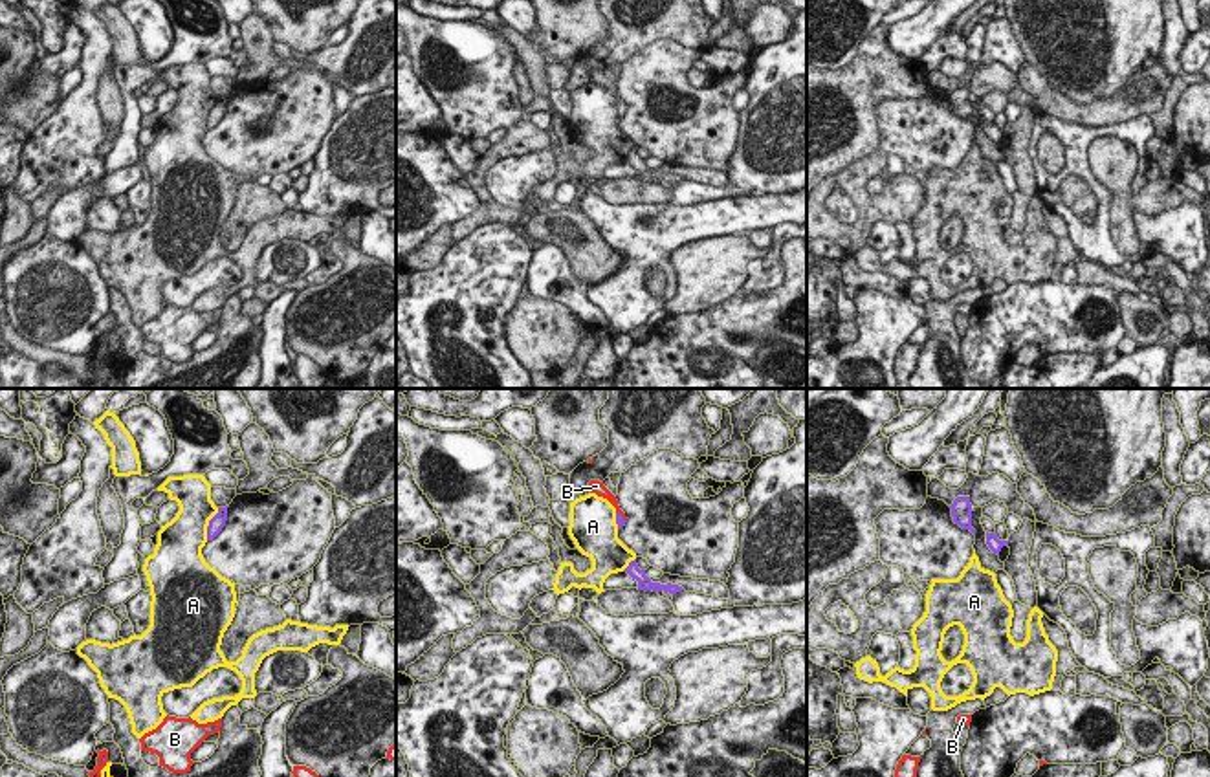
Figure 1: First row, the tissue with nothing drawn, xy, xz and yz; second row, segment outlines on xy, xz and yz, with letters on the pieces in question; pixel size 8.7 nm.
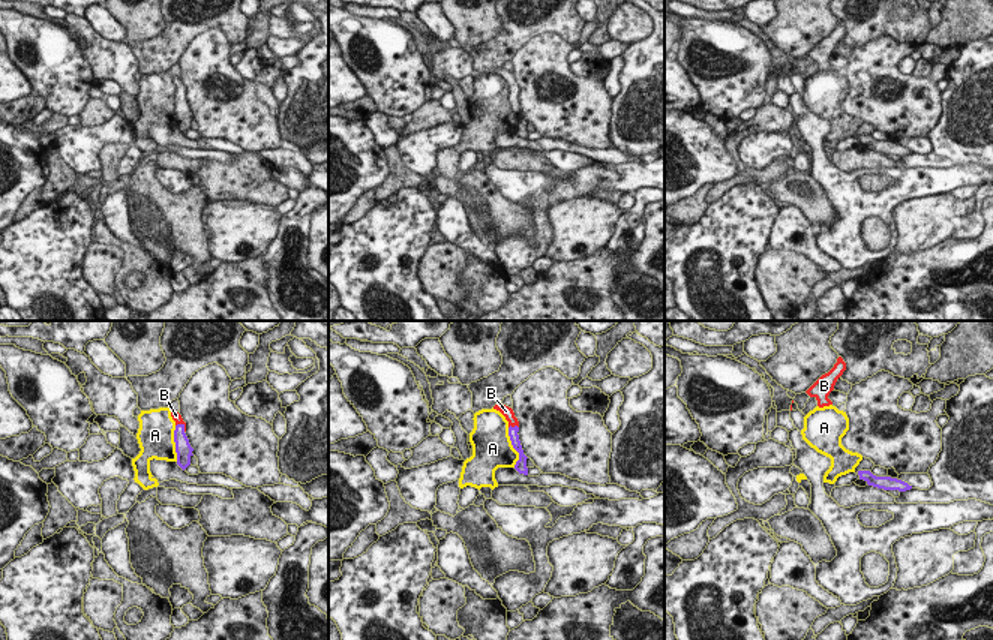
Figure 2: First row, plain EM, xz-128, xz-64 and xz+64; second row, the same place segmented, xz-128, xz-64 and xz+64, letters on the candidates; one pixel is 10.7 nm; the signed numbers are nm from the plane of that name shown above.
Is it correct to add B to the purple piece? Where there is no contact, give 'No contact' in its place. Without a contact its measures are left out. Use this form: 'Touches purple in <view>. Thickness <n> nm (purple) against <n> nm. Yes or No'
Touches purple in xz. Thickness 70 nm (purple) against 70 nm. Yes

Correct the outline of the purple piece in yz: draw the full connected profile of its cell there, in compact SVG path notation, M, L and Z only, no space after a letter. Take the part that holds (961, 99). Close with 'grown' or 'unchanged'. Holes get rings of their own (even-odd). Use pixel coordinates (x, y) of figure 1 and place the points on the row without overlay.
M957 86L950 97L953 112L959 114L962 119L970 119L975 125L975 119L972 117L970 86Z; unchanged

